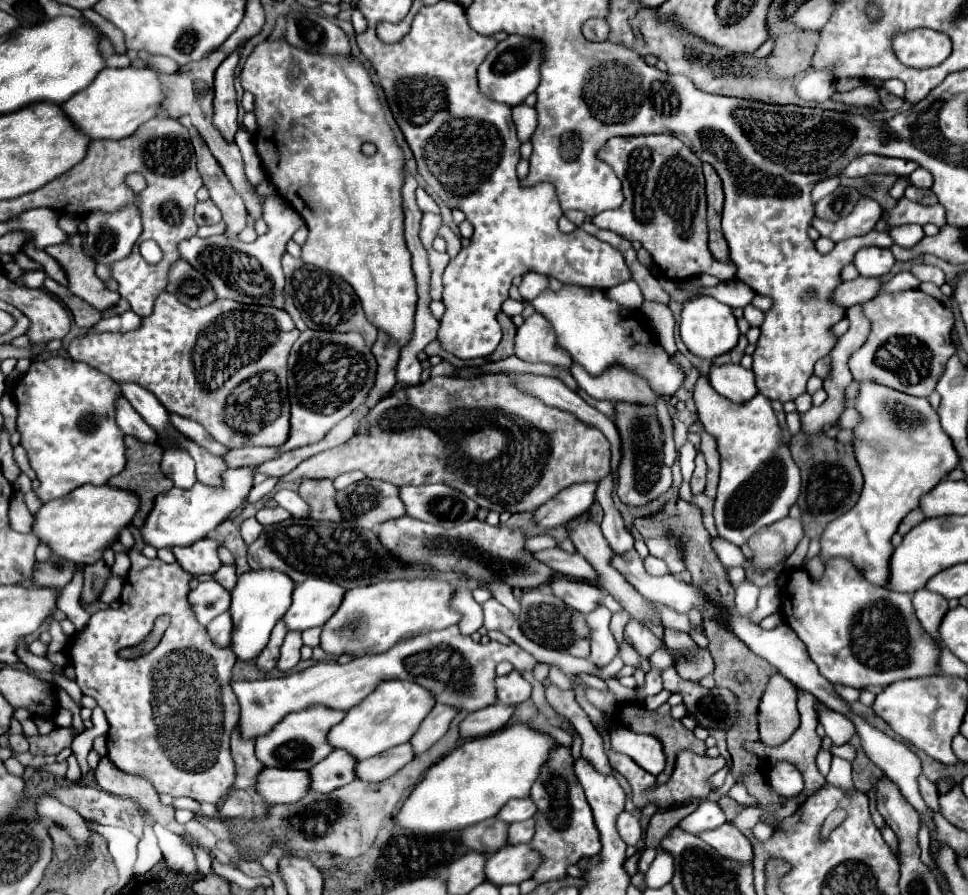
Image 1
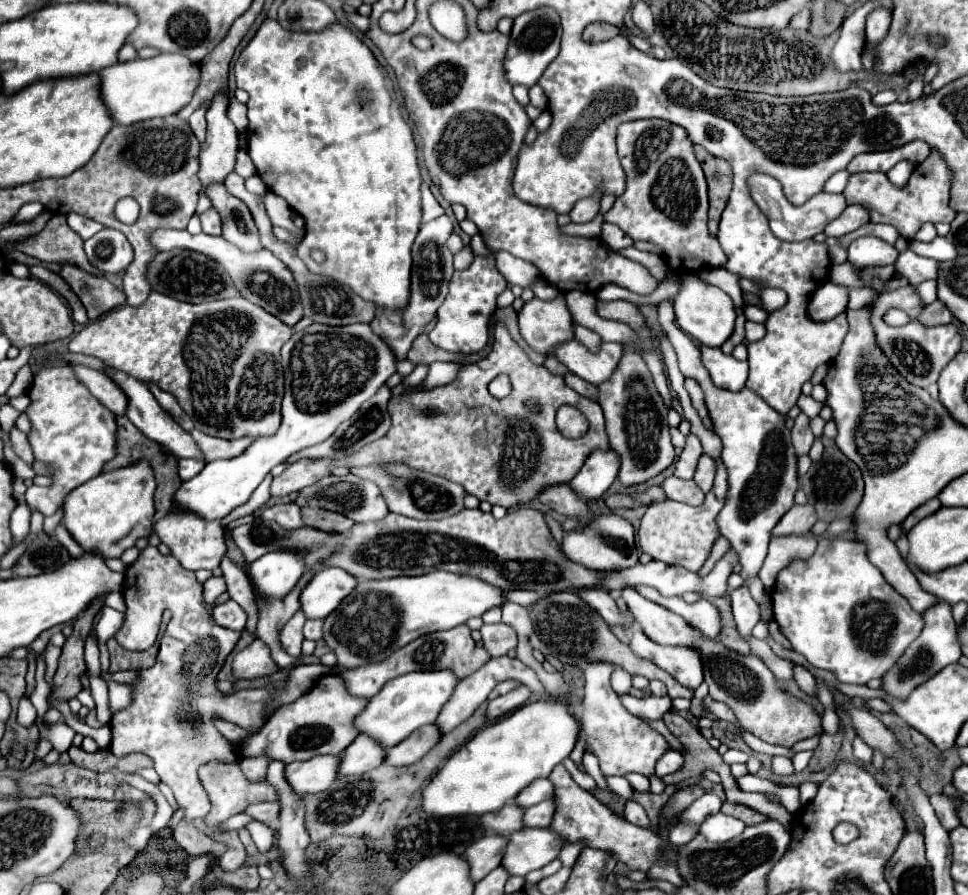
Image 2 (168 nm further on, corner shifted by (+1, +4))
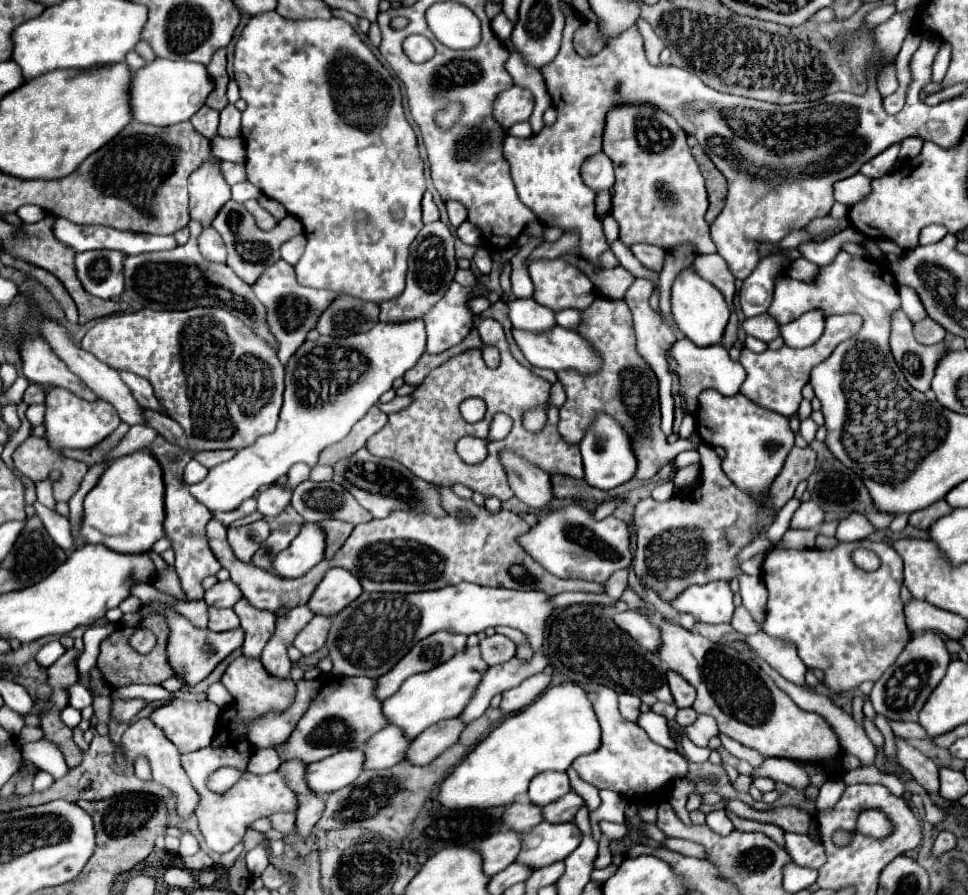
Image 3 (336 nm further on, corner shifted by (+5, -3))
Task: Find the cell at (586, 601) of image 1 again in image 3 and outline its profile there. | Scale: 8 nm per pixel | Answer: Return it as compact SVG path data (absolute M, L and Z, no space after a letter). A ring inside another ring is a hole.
M627 610L627 612L613 612L611 620L623 630L627 632L639 646L657 652L659 644L661 644L661 636L659 630L647 620L647 616L639 610Z

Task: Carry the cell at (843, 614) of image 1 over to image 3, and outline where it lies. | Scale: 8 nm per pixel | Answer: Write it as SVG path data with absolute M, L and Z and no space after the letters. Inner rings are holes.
M859 540L849 544L837 544L831 550L769 550L763 562L763 580L769 590L765 634L793 642L797 646L799 658L809 668L819 668L825 678L823 684L835 694L853 692L861 682L875 682L879 676L897 660L907 642L911 640L911 630L905 624L903 602L899 598L903 582L903 560L893 546L885 542ZM857 548L867 548L881 554L881 566L875 572L865 572L855 566L851 554Z

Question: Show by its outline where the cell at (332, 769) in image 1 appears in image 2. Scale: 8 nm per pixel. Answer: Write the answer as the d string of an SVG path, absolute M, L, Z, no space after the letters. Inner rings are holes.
M359 735L345 751L343 751L343 761L339 767L341 775L361 775L385 761L387 749L383 745L375 745L371 737Z

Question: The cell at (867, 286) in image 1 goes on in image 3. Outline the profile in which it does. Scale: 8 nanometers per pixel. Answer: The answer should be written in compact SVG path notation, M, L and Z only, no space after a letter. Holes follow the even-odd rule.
M809 310L797 320L781 326L781 336L787 346L807 348L815 344L825 328L825 314L821 310Z

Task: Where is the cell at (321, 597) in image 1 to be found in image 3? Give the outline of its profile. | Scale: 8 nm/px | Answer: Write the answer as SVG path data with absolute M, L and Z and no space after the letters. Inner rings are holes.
M331 568L317 584L307 606L313 614L335 616L363 592L359 580L343 568Z

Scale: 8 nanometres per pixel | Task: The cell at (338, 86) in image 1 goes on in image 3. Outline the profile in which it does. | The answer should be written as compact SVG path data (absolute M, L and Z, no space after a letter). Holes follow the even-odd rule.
M265 12L259 16L253 16L249 24L243 28L243 34L235 46L235 62L233 62L235 82L239 84L241 98L247 102L247 108L243 112L243 124L241 134L247 148L247 178L251 184L255 184L265 196L281 202L289 214L301 220L307 246L301 260L295 264L297 280L303 286L309 288L325 288L339 294L347 294L365 302L381 304L385 300L391 300L399 296L405 288L405 274L407 274L407 258L409 258L409 246L423 228L421 222L421 198L425 192L425 176L423 176L423 162L417 150L417 138L409 122L405 120L403 106L401 106L401 94L395 78L381 66L381 62L373 56L367 44L361 42L361 38L355 34L351 24L347 24L341 18L331 20L297 20L289 22L277 16L277 12Z

